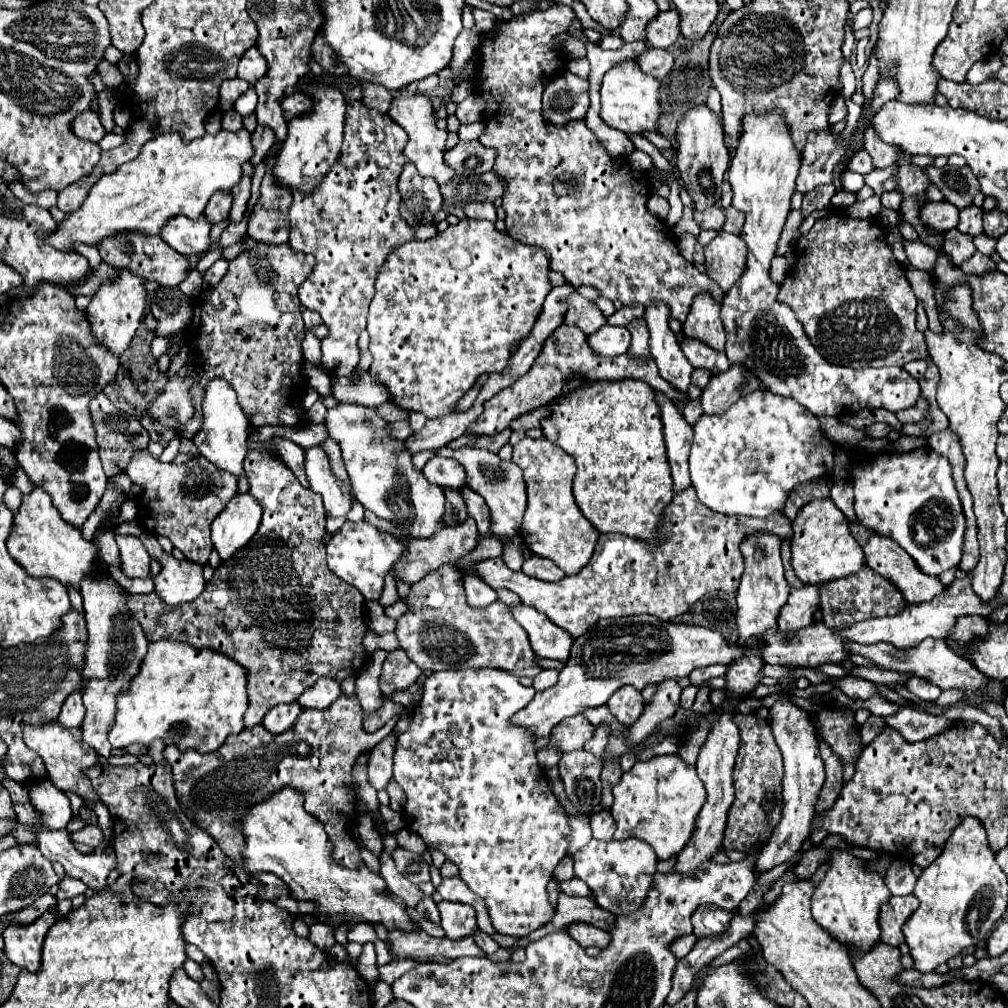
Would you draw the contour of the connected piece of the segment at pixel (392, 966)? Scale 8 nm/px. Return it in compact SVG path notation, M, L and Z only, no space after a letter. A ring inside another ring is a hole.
M393 960L392 962L378 968L380 980L391 985L397 978L408 972L414 967L417 967L419 962L413 960Z

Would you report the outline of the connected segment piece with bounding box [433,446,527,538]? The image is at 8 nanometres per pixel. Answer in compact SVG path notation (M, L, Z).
M437 448L433 450L437 456L447 456L455 458L467 472L467 486L473 488L479 496L485 498L489 510L491 510L491 530L499 538L507 538L519 532L523 512L527 508L527 494L525 494L525 482L521 468L513 462L503 462L499 460L497 454L483 450L483 448L459 448L459 450L449 450L449 448Z

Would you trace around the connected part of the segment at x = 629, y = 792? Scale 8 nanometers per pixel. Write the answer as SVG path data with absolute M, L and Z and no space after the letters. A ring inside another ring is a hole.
M677 754L653 756L639 760L629 772L623 772L621 780L613 786L615 802L611 816L615 820L615 838L639 838L651 844L661 860L679 854L691 838L695 818L705 804L705 788L695 772L695 766L687 764Z

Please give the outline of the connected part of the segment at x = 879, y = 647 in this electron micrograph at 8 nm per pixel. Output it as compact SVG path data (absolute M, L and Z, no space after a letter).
M933 638L923 640L921 644L917 644L917 648L913 648L913 652L897 652L897 648L893 648L893 644L885 644L885 642L881 642L881 644L849 644L849 652L871 660L879 668L925 678L925 680L933 682L935 686L939 686L941 690L961 688L971 702L981 702L981 698L977 696L977 690L985 688L989 682L987 676L983 676L967 658L961 658L957 652L953 652L943 640L933 640Z

